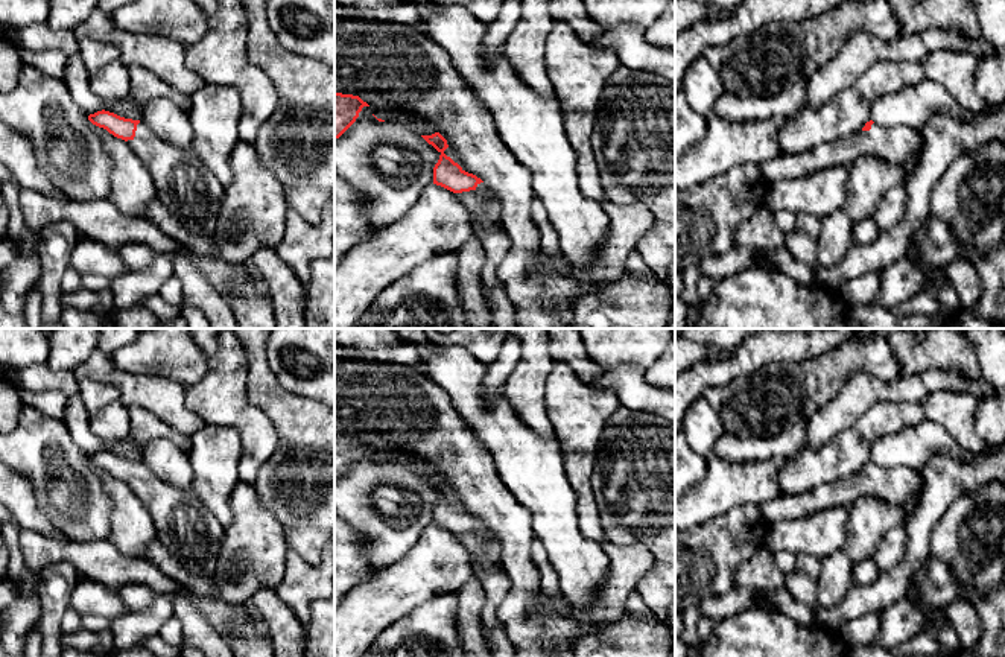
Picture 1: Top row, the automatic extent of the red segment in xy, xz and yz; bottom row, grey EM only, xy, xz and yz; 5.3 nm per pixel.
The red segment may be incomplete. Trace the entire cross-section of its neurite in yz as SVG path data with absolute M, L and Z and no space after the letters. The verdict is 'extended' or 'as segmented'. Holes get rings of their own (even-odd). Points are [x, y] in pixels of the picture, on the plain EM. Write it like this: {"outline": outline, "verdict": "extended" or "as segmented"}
{"outline": "M873 461L844 482L824 484L821 488L783 493L759 505L766 523L794 520L832 506L851 506L861 497L882 499L891 505L912 500L918 503L923 488L920 470L911 467L885 468Z", "verdict": "extended"}

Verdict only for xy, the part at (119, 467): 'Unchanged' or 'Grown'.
Grown

